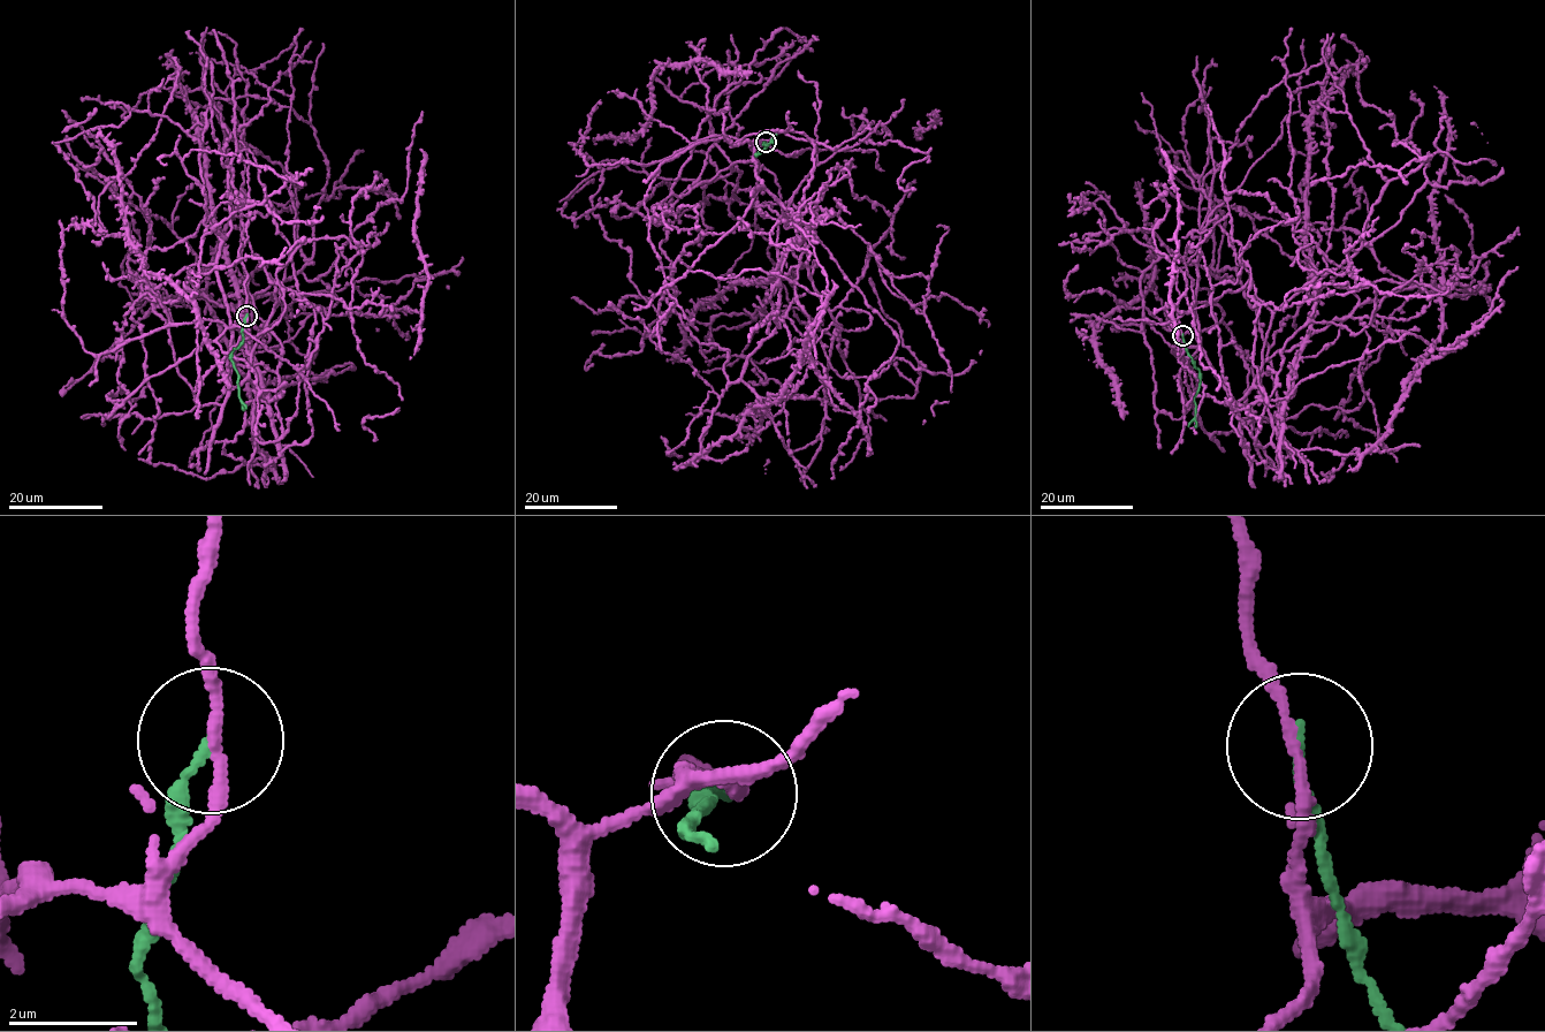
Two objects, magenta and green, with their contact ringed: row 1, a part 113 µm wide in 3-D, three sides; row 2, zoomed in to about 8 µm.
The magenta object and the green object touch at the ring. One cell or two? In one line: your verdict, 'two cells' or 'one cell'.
two cells

